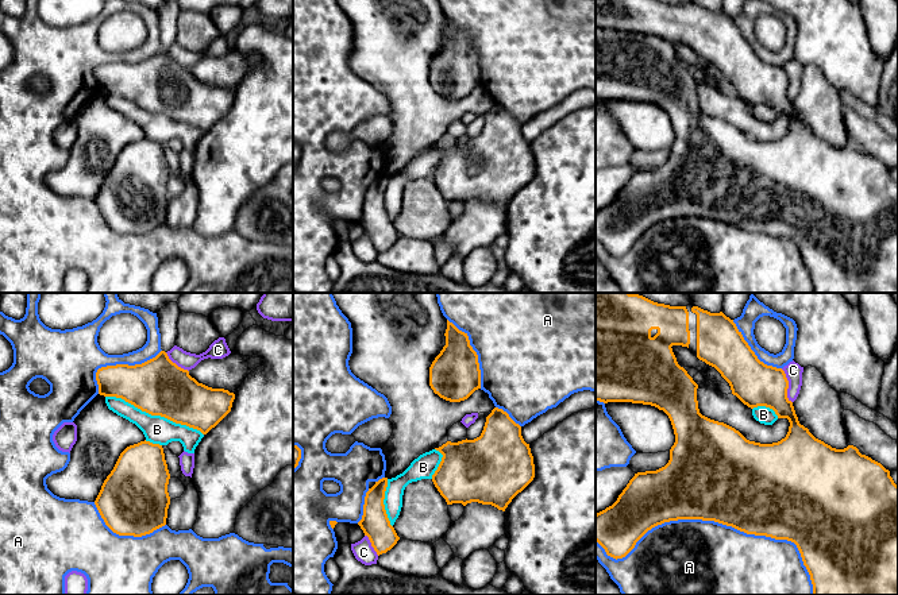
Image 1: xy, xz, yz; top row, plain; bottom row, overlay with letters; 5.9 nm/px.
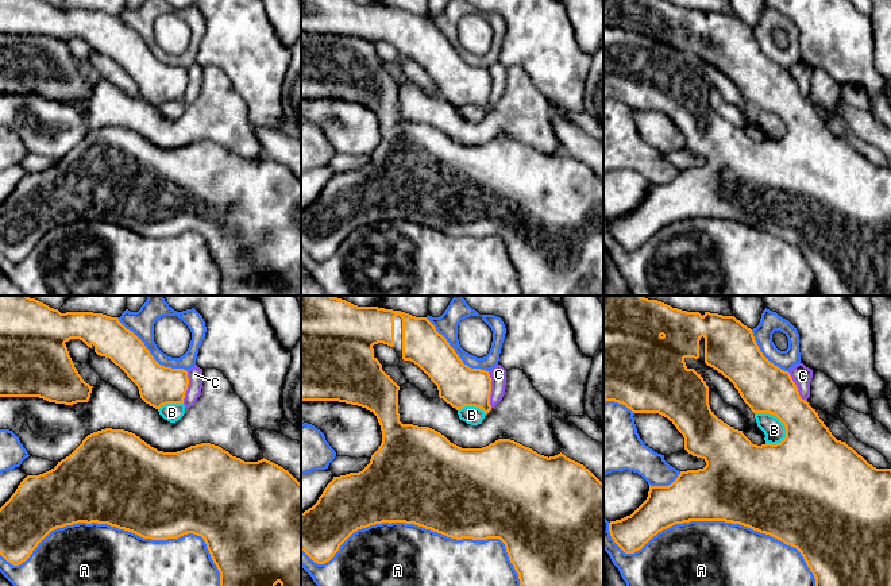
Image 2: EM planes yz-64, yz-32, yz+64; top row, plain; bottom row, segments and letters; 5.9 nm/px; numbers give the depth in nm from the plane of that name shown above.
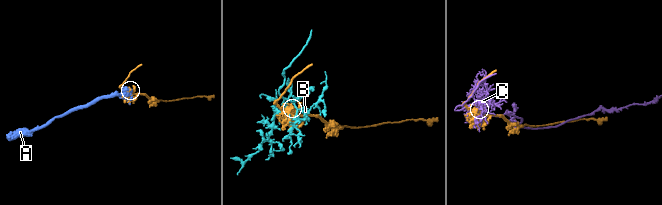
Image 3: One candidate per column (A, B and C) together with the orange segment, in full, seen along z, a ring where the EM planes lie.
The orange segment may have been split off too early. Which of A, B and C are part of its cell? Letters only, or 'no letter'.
no letter

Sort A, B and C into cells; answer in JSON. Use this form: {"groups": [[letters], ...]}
{"groups": [["A"], ["B"], ["C"]]}

